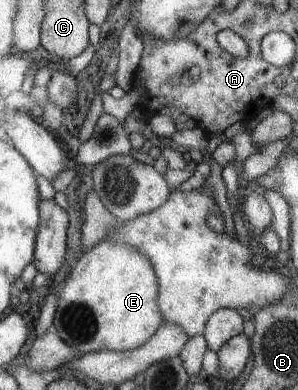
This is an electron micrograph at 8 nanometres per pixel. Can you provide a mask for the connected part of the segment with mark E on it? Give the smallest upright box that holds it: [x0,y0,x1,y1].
[51,241,162,353]

